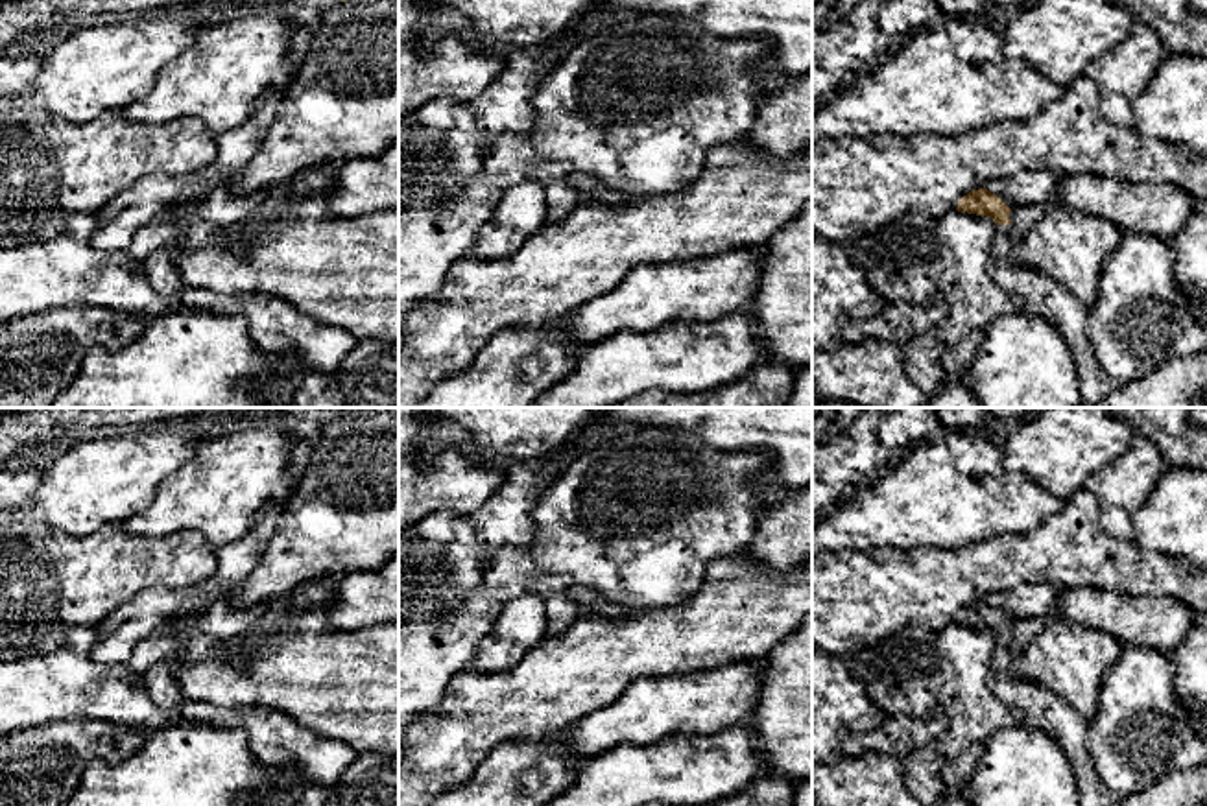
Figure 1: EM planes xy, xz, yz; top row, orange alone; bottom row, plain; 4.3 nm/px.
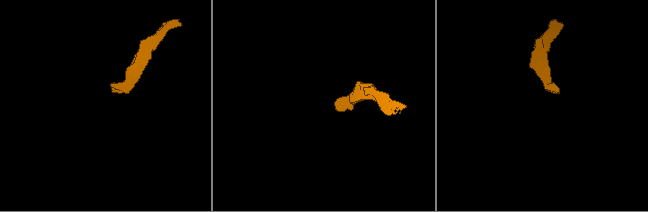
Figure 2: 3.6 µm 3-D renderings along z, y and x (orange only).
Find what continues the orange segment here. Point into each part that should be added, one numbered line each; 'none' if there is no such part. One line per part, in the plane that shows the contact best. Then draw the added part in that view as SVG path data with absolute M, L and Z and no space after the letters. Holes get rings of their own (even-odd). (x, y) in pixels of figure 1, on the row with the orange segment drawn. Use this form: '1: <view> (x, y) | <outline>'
1: yz (1038, 294) | M997 225L997 238L989 255L989 275L1032 315L1050 319L1076 362L1080 391L1085 406L1104 402L1117 382L1100 367L1087 336L1087 308L1072 299L1058 282L1037 269L1015 262L1010 225Z

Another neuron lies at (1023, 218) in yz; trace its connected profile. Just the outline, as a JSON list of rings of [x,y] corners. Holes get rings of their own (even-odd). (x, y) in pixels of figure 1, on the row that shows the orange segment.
[[[1022,205],[1010,212],[1010,240],[1019,242],[1043,216],[1046,207],[1043,205]]]

